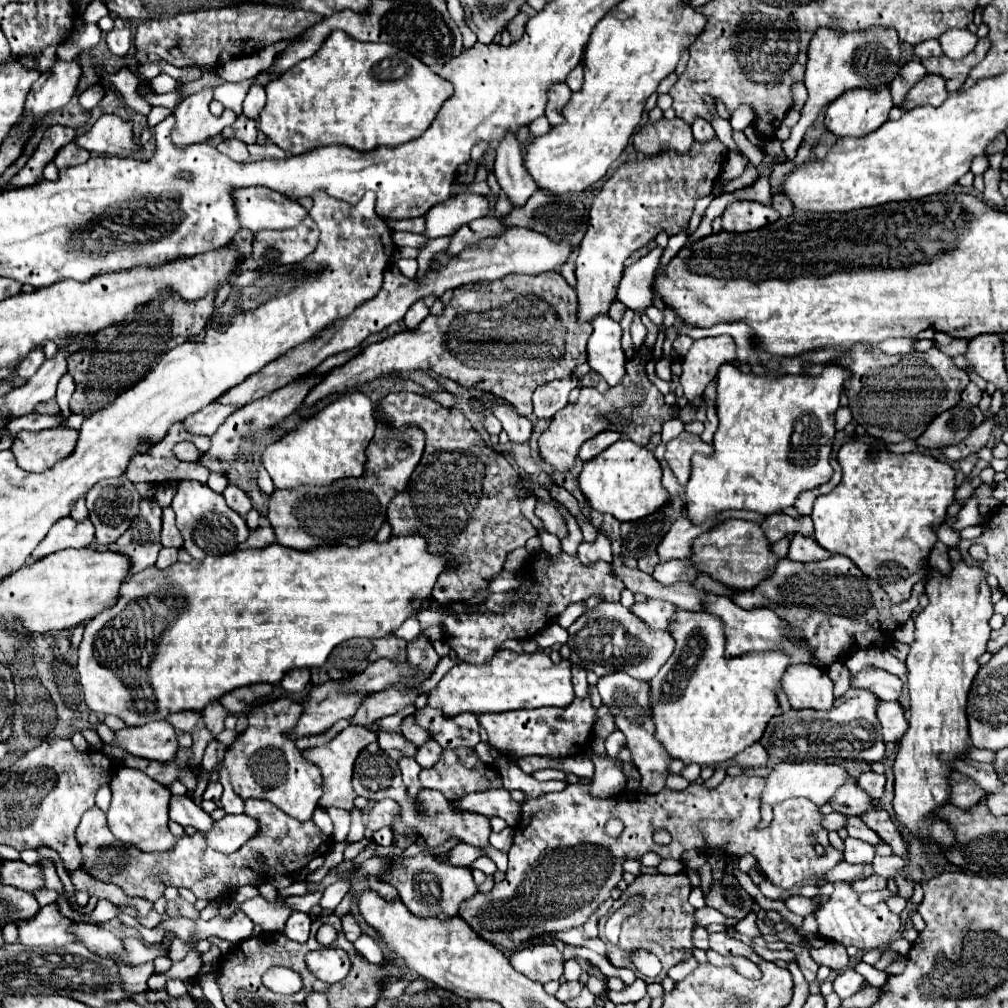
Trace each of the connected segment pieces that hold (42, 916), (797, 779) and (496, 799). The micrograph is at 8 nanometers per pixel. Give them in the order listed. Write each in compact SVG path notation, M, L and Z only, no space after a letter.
M56 903L40 907L38 915L28 921L16 921L18 943L26 949L56 949L68 943L76 943L76 937L66 931L70 919L62 917Z
M782 761L782 763L776 763L772 767L772 773L766 777L766 787L760 795L760 801L768 803L768 805L776 805L776 803L782 803L784 799L790 799L790 797L804 797L820 807L820 805L830 801L834 791L846 779L848 779L848 771L844 767L838 767L838 765L814 763L814 761L802 761L802 763Z
M490 789L482 793L468 793L456 799L460 809L468 809L486 817L502 817L510 827L518 825L522 805L516 803L506 789Z

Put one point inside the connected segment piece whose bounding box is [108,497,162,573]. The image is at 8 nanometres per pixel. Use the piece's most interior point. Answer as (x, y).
(141, 542)

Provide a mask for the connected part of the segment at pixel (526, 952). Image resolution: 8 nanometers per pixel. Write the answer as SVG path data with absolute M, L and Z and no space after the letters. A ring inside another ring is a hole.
M550 943L546 945L530 945L526 949L520 949L510 959L512 967L532 981L548 983L556 981L562 975L564 969L564 955Z

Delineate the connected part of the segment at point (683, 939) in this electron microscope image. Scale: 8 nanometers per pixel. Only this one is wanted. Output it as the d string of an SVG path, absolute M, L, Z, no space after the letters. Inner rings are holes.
M686 873L680 875L638 875L638 893L646 893L646 907L626 919L622 925L622 937L620 937L620 949L648 949L662 961L662 975L666 971L684 961L684 951L692 955L692 931L694 931L694 907L688 903L690 895L690 881ZM660 931L672 931L672 937L660 937Z

